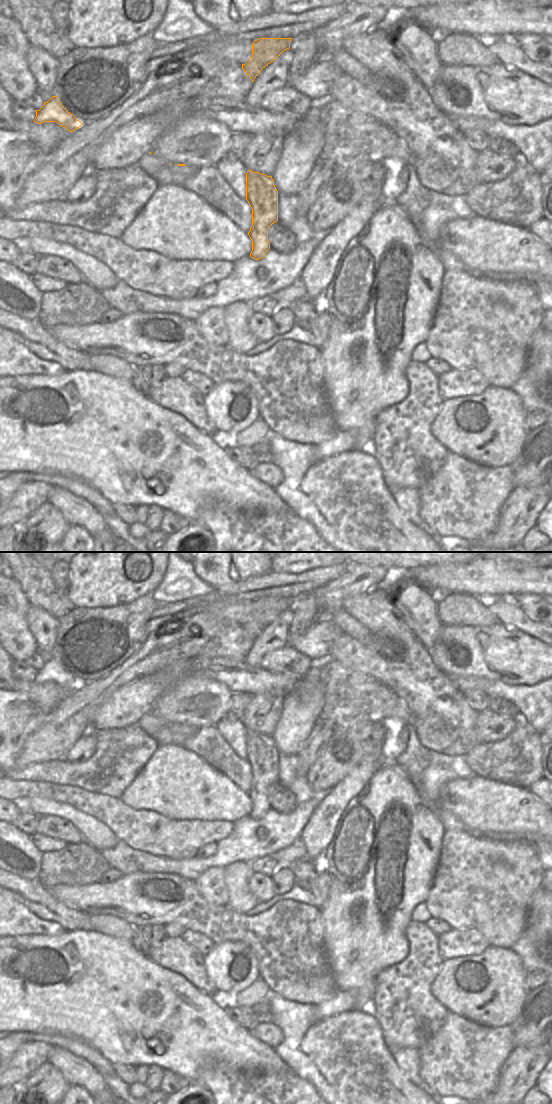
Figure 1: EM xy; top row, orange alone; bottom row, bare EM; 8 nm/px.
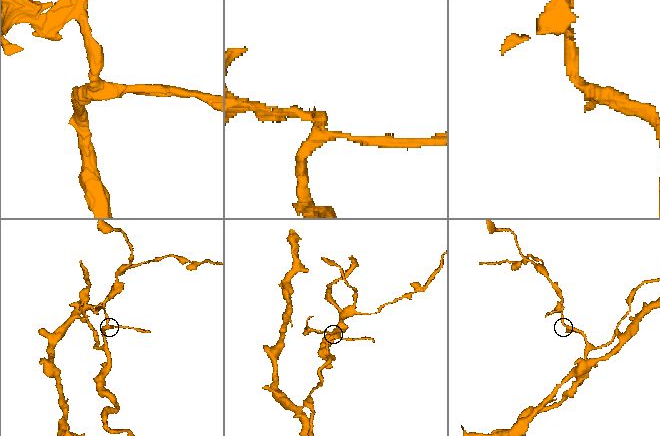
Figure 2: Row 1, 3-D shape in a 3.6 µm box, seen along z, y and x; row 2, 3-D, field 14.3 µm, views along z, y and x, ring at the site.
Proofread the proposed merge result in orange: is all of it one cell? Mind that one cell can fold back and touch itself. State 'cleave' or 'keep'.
keep

